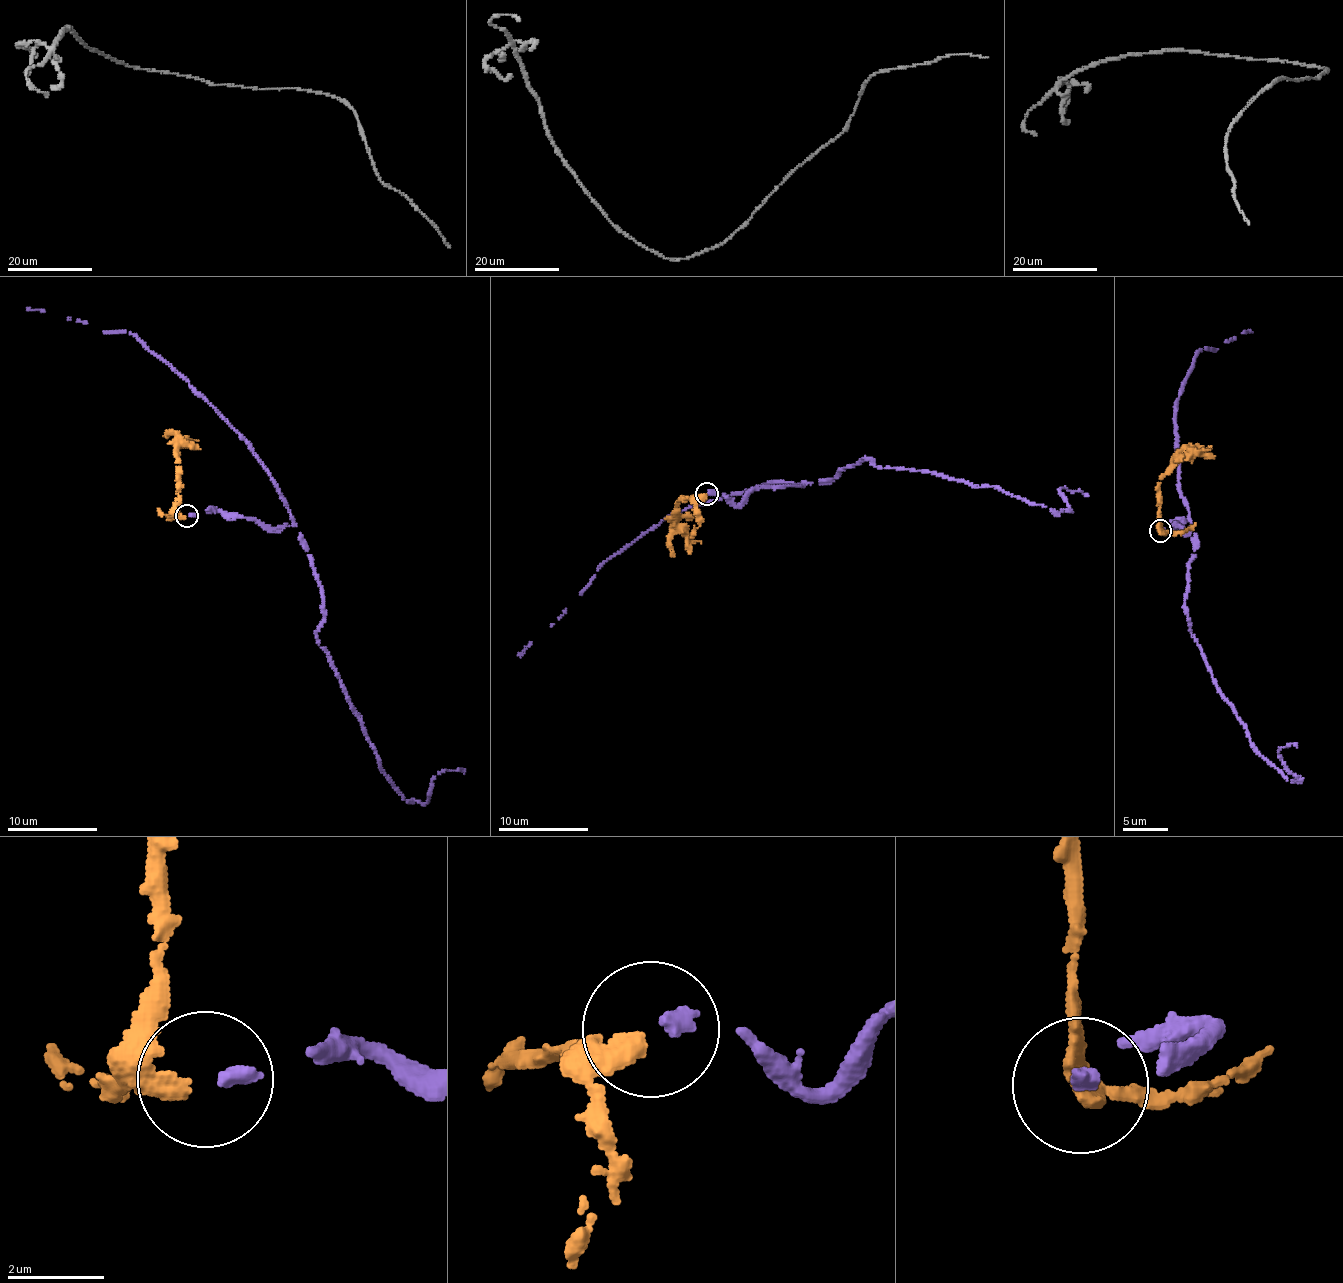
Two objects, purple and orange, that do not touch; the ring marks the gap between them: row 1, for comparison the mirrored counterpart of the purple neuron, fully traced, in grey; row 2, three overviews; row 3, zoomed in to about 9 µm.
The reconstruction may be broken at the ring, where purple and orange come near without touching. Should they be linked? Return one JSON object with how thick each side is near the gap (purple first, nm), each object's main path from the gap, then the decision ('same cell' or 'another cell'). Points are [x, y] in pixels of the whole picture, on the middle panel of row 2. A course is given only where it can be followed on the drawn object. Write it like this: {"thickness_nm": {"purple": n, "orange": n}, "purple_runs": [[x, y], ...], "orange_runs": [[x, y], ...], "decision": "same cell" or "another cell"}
{"thickness_nm": {"purple": 320, "orange": 340}, "purple_runs": [[709, 494], [737, 505], [761, 488], [830, 481], [870, 457], [1056, 511], [1069, 507], [1061, 487], [1089, 496]], "orange_runs": [[705, 494], [677, 501], [672, 513], [675, 533], [670, 551], [673, 556]], "decision": "same cell"}

